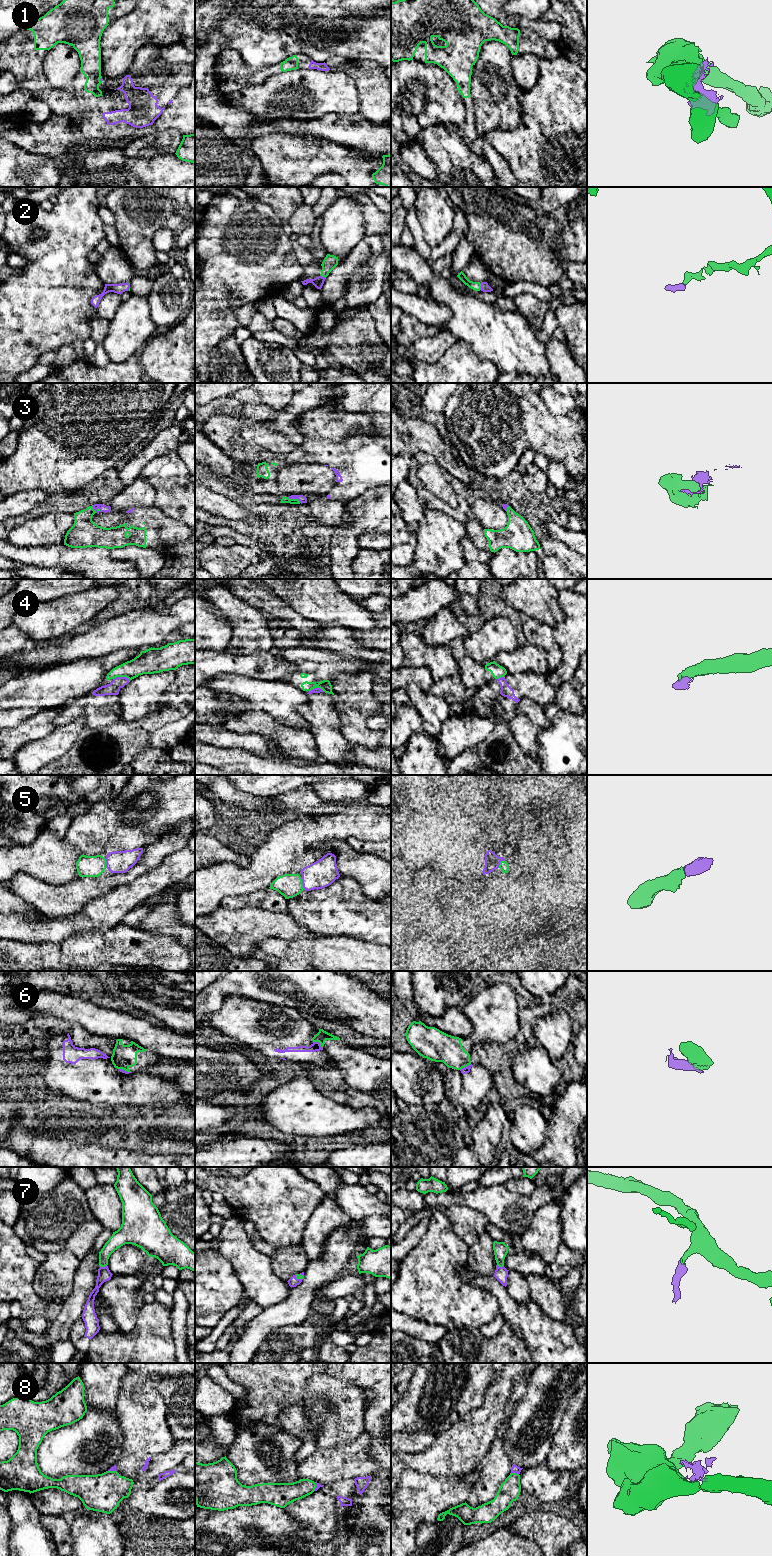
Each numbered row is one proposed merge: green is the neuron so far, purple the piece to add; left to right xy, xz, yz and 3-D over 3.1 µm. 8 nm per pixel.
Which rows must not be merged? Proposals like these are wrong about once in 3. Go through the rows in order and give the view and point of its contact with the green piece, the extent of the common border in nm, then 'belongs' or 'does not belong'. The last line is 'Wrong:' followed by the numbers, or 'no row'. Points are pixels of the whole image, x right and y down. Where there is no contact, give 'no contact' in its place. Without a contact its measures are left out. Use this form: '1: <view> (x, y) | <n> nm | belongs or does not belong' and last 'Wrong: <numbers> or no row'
1: xy (99, 79) | 40 nm | belongs
2: yz (480, 286) | 60 nm | belongs
3: xy (97, 510) | 90 nm | belongs
4: xy (121, 676) | 140 nm | does not belong
5: xz (301, 883) | 90 nm | belongs
6: xz (318, 1041) | 90 nm | does not belong
7: xy (103, 1266) | 60 nm | belongs
8: yz (515, 1473) | 70 nm | does not belong
Wrong: 4, 6, 8

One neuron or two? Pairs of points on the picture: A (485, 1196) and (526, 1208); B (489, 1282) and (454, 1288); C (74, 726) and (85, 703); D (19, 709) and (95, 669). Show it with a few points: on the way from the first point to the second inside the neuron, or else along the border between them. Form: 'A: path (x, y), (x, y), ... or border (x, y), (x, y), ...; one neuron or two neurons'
A: path (495, 1201), (503, 1208), (516, 1208); one neuron
B: border (455, 1271), (462, 1279), (488, 1290), (495, 1296); two neurons
C: border (72, 719), (82, 717), (84, 727); two neurons
D: path (38, 690), (51, 688), (60, 682), (76, 678); one neuron

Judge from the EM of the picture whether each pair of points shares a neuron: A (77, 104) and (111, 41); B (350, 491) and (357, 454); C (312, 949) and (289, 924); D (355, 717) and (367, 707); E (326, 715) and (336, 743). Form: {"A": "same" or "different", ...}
{"A": "different", "B": "same", "C": "different", "D": "same", "E": "same"}

